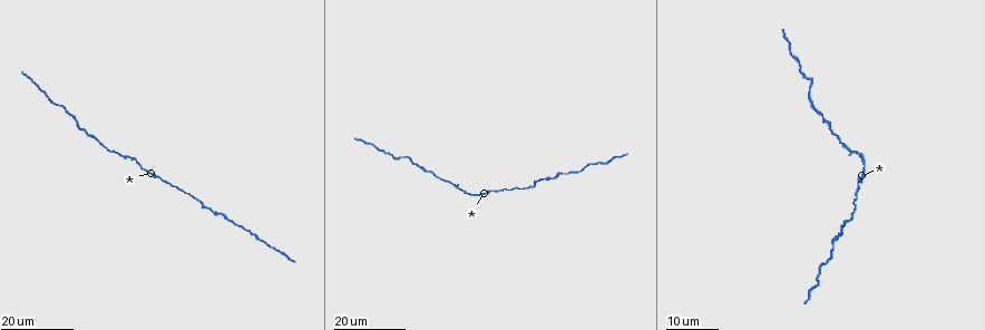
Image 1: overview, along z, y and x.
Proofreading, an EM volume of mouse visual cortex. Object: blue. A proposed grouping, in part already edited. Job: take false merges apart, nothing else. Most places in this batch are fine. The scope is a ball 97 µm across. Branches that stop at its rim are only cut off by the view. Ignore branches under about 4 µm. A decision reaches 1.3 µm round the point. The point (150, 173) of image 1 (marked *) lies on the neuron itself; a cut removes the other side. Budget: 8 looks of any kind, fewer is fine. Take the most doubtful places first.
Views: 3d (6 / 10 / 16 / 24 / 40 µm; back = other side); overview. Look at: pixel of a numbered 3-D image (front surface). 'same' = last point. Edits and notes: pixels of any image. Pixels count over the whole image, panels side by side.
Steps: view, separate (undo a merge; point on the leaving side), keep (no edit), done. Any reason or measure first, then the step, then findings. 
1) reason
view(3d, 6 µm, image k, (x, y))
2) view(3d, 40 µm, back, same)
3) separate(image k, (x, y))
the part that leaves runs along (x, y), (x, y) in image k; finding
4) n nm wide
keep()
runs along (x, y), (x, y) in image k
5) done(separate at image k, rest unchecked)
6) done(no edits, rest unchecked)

calibre changes
view(3d, 16 µm, image 1, (826, 262))

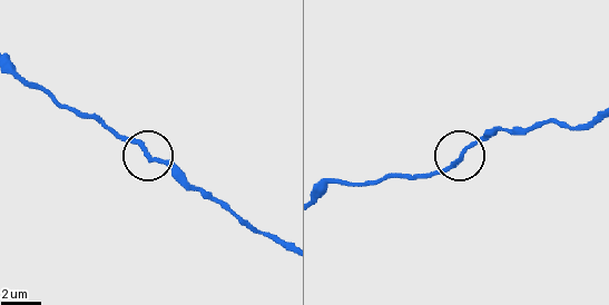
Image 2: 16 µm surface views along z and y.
view(3d, 6 µm, image 2, (149, 159))

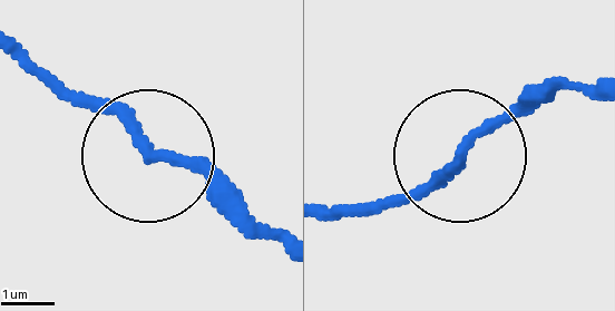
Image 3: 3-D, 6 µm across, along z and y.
keep()
runs along (10, 39), (232, 203) in image 3; one neuron here

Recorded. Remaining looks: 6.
thick turns thin
view(3d, 16 µm, image 1, (404, 158))

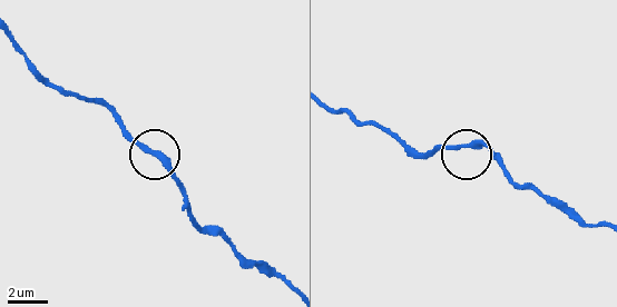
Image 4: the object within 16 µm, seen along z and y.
zoom in
view(3d, 6 µm, image 4, (147, 150))

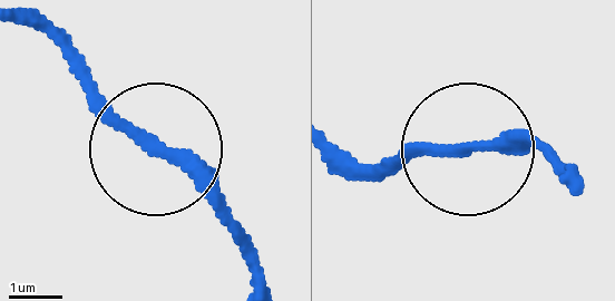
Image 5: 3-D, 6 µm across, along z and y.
keep()
runs along (567, 184), (518, 149), (377, 162) in image 5; continuous, no second neuron

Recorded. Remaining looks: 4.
thick turns thin
view(3d, 24 µm, image 1, (542, 179))

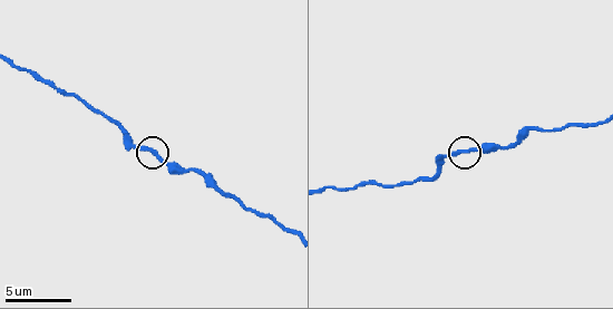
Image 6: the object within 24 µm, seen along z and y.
view(3d, 6 µm, image 6, (162, 157))

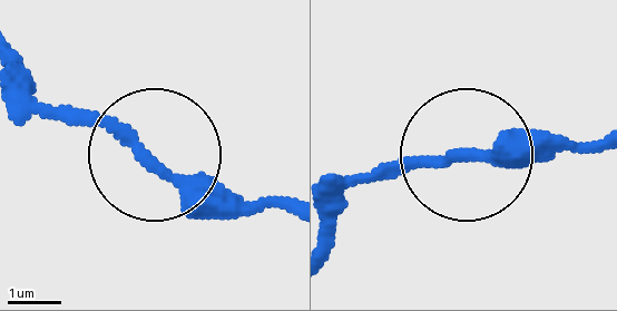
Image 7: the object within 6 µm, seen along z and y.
keep()
runs along (331, 207), (410, 167), (579, 155) in image 7; one neuron here

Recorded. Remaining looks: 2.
thick turns thin
view(3d, 16 µm, image 6, (250, 209))

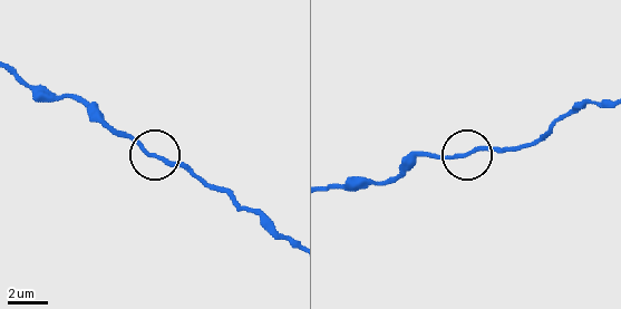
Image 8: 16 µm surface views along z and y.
keep()
runs along (329, 189), (394, 180), (424, 156), (512, 151) in image 8; one neuron here

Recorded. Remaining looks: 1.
done(no edits, rest unchecked)

